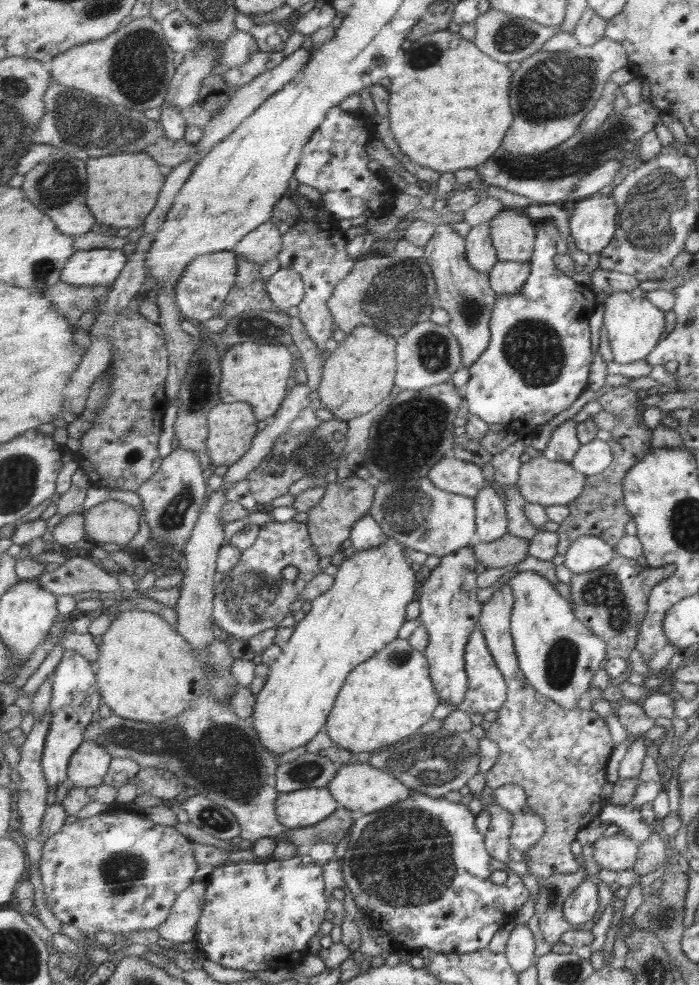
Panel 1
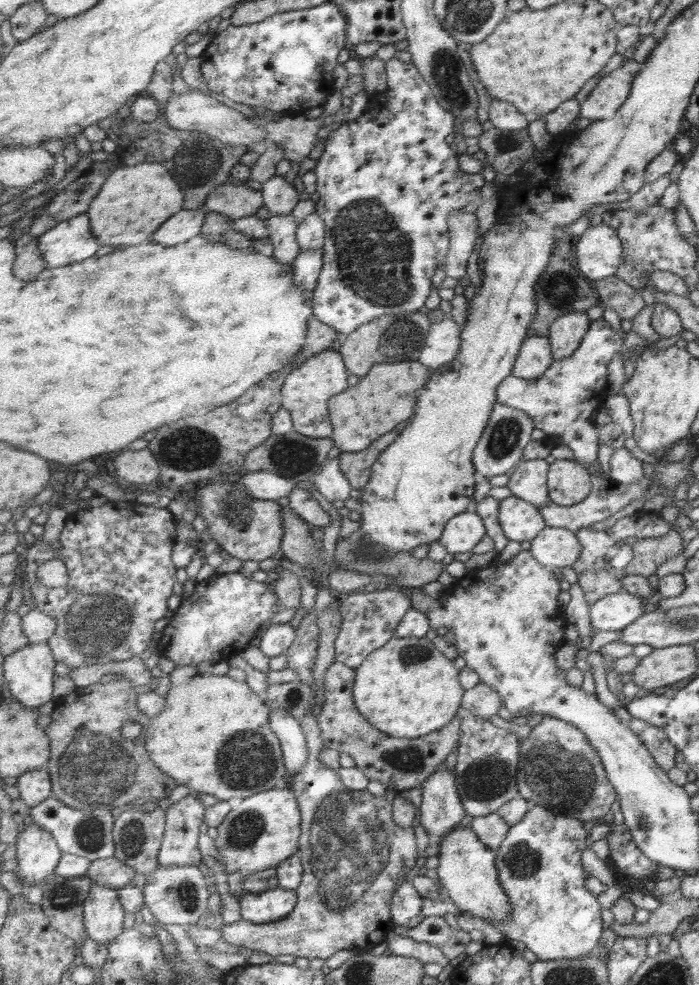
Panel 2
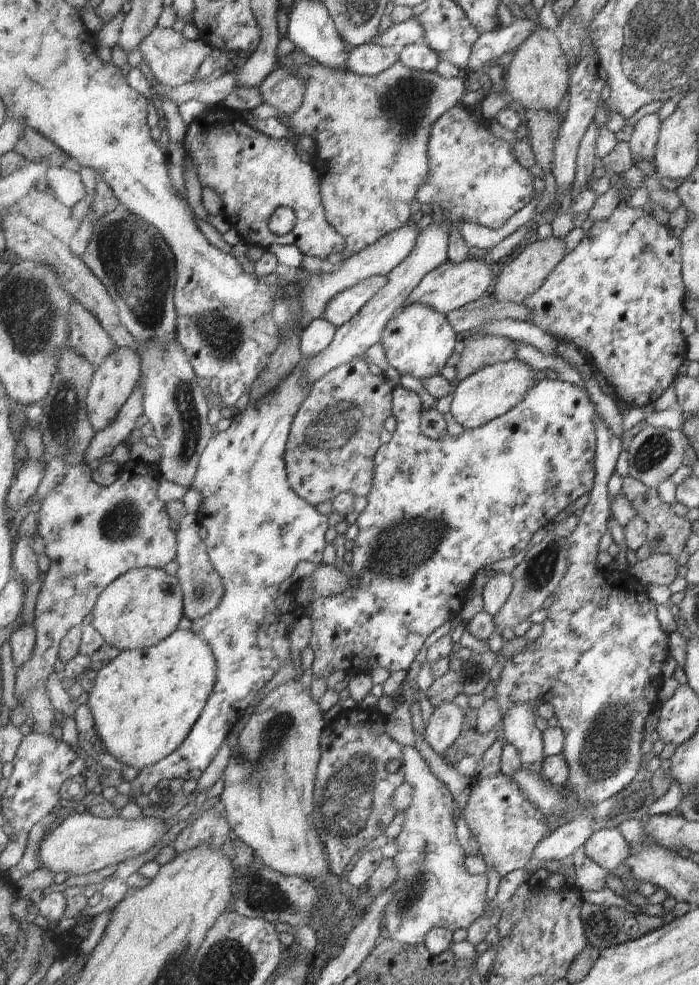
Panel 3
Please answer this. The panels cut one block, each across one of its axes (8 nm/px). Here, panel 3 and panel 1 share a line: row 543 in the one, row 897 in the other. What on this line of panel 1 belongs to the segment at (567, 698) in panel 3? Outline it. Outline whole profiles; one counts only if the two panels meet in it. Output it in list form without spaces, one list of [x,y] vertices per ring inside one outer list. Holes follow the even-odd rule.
[[[591,880],[583,881],[564,905],[565,918],[575,926],[596,920],[600,914],[599,886]]]

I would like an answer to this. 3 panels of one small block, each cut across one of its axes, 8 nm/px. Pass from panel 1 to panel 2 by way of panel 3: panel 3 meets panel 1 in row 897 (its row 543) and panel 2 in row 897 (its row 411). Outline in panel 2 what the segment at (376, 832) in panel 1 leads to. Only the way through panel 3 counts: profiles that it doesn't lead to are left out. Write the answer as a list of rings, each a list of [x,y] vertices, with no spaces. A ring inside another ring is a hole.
[[[535,805],[519,824],[510,826],[508,835],[497,851],[496,865],[500,870],[501,885],[512,901],[513,913],[503,922],[487,922],[504,934],[507,941],[523,942],[538,960],[583,958],[599,950],[599,940],[606,927],[601,918],[602,909],[597,895],[588,889],[591,874],[585,870],[583,851],[589,843],[590,834],[587,834],[582,820],[558,815],[547,807]],[[403,882],[392,898],[392,916],[396,926],[409,926],[409,922],[423,910],[423,896],[413,883]]]

